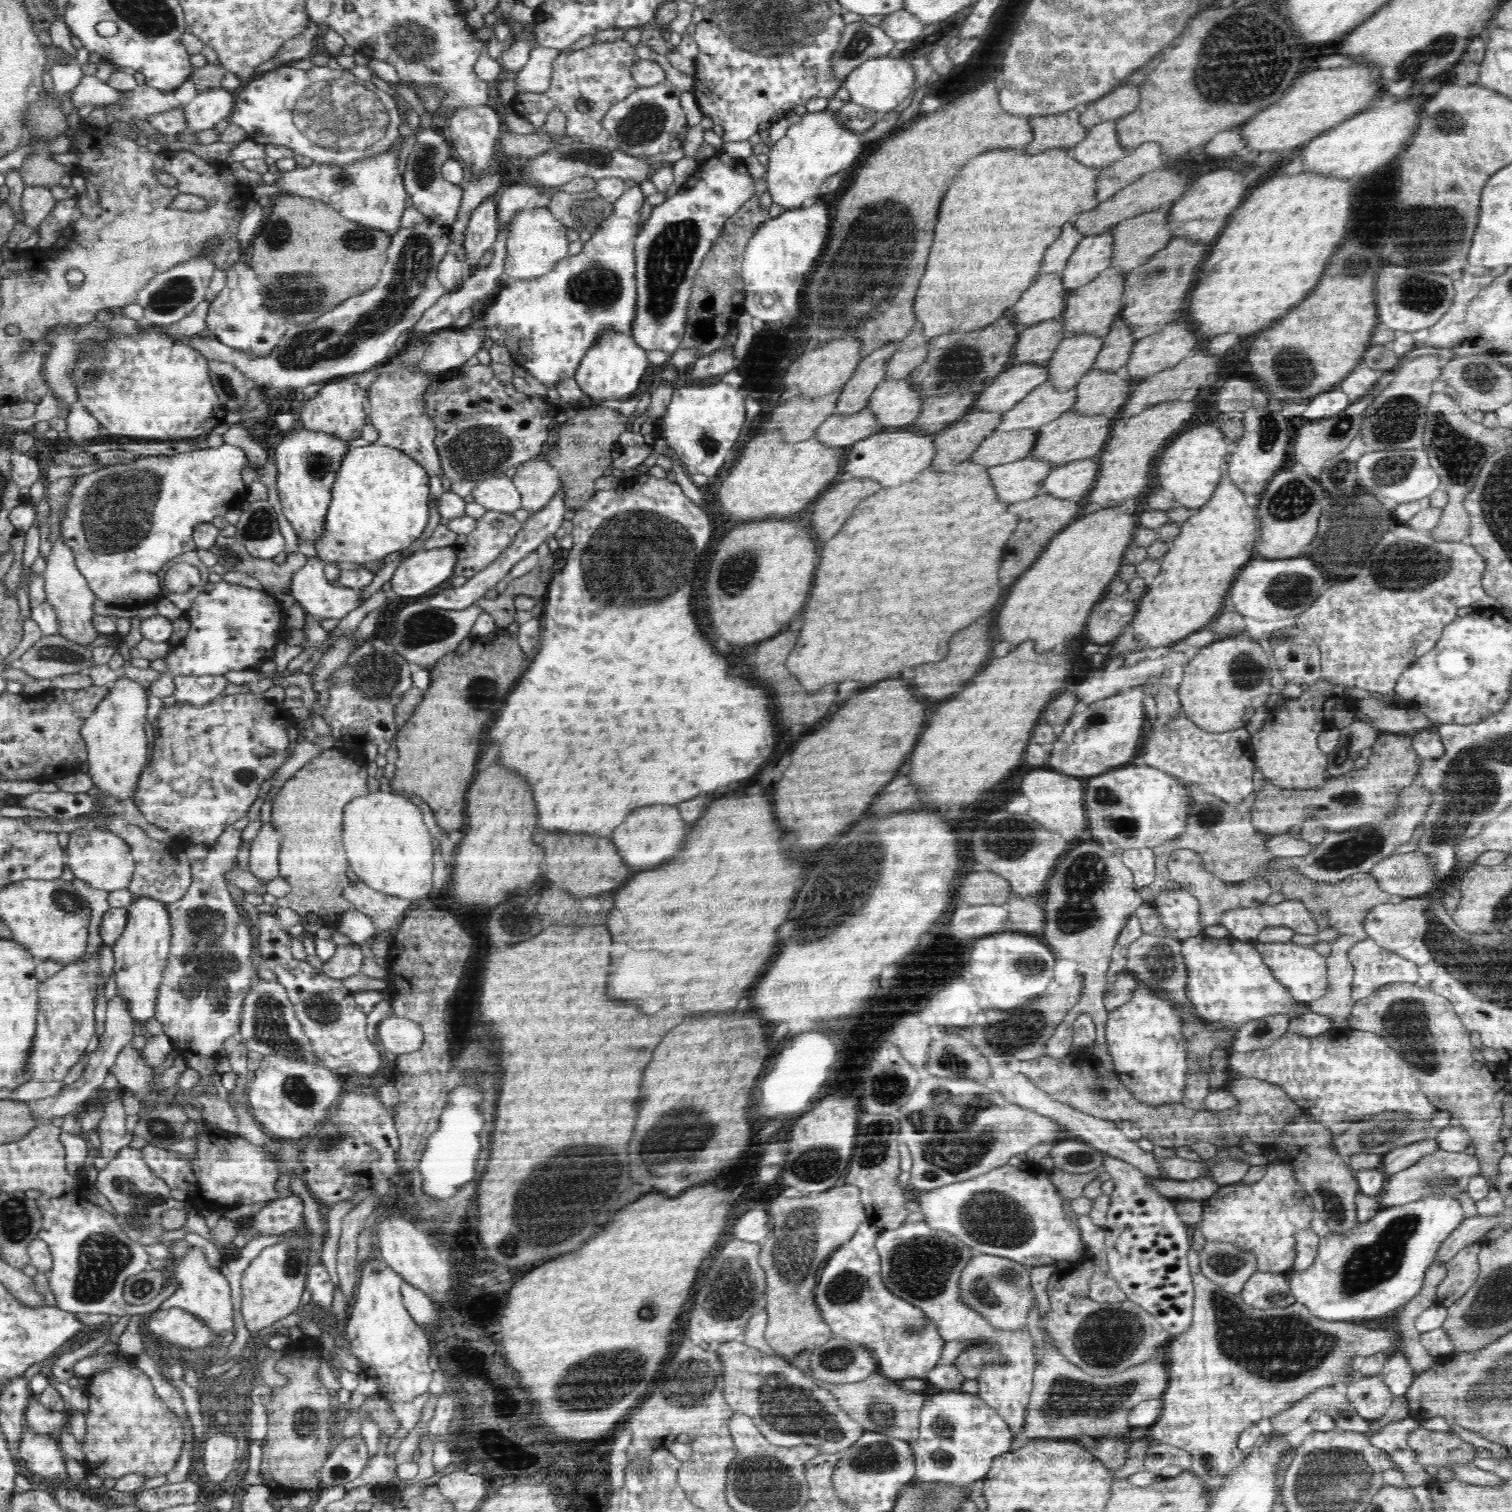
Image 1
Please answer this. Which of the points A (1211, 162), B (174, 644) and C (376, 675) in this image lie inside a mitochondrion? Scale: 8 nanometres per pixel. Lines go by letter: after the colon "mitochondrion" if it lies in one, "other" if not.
A: other
B: other
C: mitochondrion

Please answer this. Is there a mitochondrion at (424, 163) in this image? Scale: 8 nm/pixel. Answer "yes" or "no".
yes

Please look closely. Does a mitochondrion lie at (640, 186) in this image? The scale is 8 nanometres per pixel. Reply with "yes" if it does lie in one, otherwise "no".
no

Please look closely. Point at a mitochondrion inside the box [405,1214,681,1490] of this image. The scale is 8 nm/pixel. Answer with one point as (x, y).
(601, 1377)

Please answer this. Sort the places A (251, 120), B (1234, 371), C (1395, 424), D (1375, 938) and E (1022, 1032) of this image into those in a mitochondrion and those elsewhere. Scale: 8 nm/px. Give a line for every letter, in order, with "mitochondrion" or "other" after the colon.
A: other
B: other
C: mitochondrion
D: other
E: mitochondrion

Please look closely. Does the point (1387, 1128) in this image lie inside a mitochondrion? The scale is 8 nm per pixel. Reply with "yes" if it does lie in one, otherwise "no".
yes

